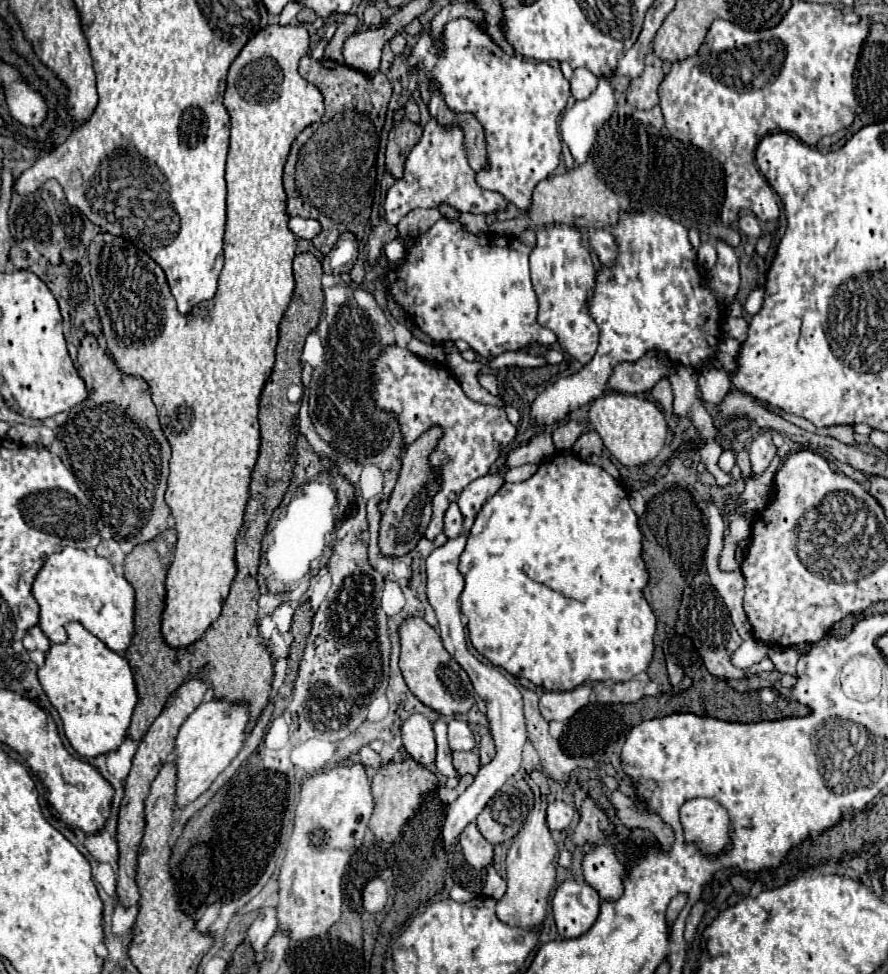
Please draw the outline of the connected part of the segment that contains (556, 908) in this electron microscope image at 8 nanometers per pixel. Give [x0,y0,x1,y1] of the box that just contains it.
[553,881,601,939]

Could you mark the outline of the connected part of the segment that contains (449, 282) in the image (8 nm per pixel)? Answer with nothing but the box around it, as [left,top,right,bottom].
[383,217,557,357]

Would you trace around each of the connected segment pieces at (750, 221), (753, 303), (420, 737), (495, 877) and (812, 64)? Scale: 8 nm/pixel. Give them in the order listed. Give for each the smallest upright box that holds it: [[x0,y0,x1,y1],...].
[[739,215,761,237],[745,289,763,315],[401,713,435,765],[483,869,507,899],[659,1,867,225]]

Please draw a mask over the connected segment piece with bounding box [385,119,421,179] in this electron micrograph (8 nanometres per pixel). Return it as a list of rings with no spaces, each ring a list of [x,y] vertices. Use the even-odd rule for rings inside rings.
[[[403,119],[401,123],[393,125],[393,129],[389,131],[385,165],[395,179],[403,175],[405,157],[409,155],[409,151],[415,147],[419,139],[421,139],[421,127],[409,119]]]

